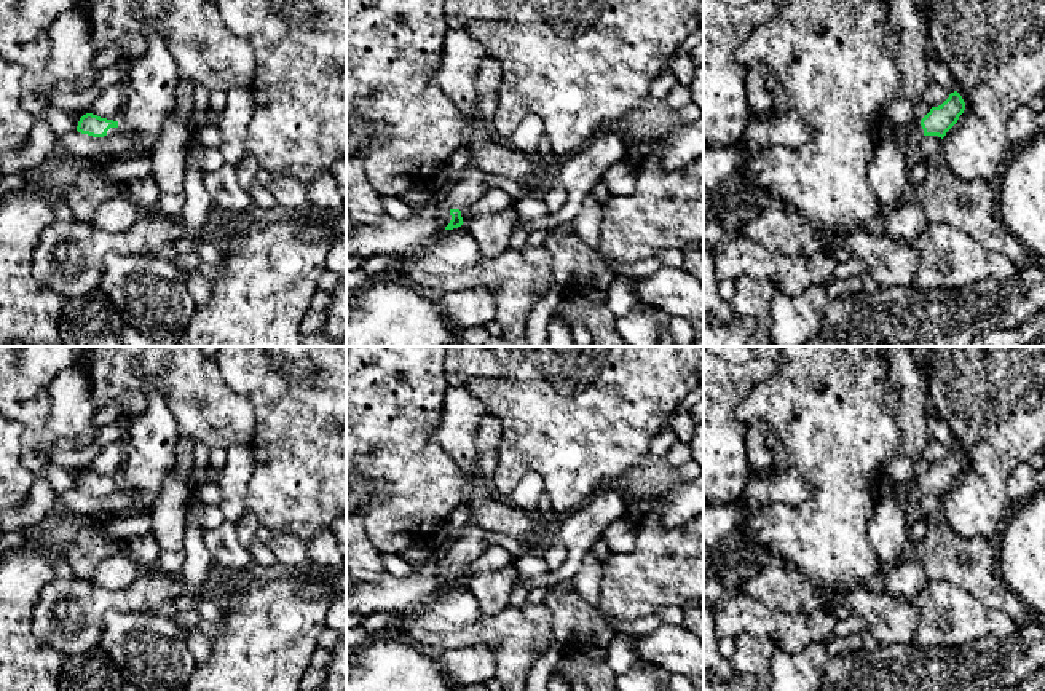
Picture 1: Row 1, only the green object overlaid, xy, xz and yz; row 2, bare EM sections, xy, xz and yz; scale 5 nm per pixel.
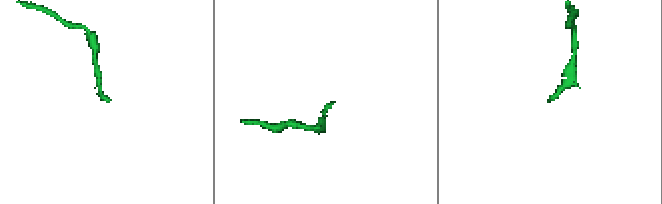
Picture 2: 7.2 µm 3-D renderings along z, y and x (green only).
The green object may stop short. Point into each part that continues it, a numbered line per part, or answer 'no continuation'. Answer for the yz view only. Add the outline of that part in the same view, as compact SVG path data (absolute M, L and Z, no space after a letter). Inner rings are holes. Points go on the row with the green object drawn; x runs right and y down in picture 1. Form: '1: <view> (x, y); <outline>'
1: yz (910, 138); M914 120L909 126L897 132L900 137L901 145L908 152L916 152L919 142L925 137L924 129L921 126L921 120Z

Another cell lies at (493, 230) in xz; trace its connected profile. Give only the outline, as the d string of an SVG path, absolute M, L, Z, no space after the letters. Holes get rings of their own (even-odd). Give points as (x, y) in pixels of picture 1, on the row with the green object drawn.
M512 207L480 214L461 227L477 241L479 257L493 259L509 249L511 238L519 225Z

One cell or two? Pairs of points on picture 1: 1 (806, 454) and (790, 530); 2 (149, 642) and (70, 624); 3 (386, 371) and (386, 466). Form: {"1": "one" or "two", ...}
{"1": "one", "2": "two", "3": "one"}

